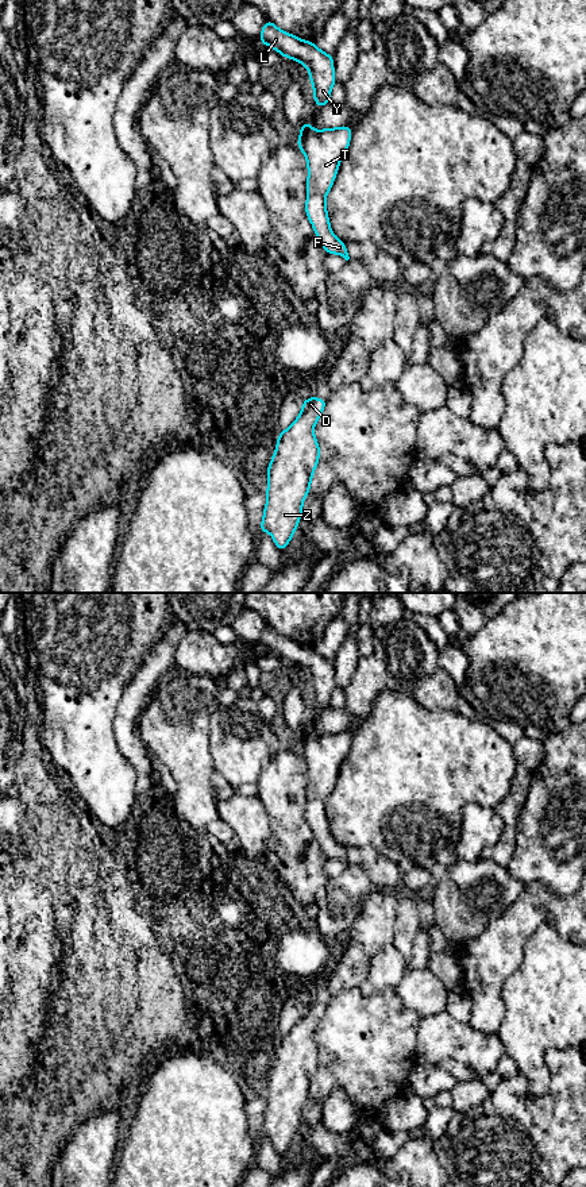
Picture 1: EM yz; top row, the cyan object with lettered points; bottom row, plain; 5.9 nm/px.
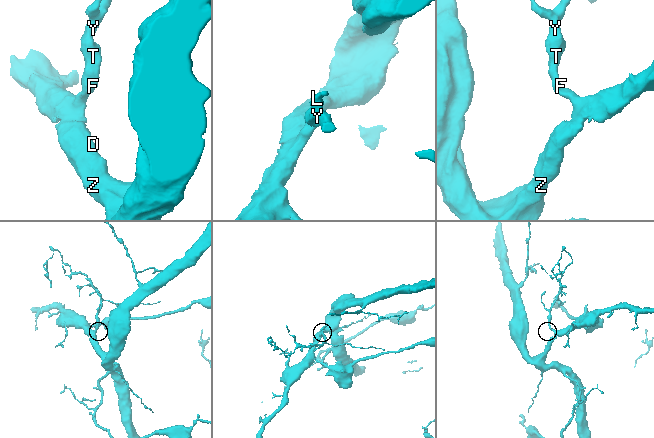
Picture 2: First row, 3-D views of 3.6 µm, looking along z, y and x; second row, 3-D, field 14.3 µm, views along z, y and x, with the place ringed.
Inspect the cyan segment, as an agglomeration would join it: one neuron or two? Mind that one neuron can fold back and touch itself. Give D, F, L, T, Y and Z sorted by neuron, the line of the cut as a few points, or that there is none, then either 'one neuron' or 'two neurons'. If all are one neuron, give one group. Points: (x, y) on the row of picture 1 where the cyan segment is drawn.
groups D F L T Y Z; cut none; one neuron

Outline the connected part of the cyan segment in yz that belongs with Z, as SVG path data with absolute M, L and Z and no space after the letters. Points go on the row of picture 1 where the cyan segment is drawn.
M313 396L302 401L298 417L288 429L278 432L275 452L267 467L267 500L259 531L269 532L281 552L298 528L302 502L311 492L320 458L313 429L325 404L327 398Z

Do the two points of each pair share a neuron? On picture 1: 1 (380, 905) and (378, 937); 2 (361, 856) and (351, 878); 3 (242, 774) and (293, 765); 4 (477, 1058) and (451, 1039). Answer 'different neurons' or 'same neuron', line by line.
1: same neuron
2: different neurons
3: different neurons
4: same neuron

